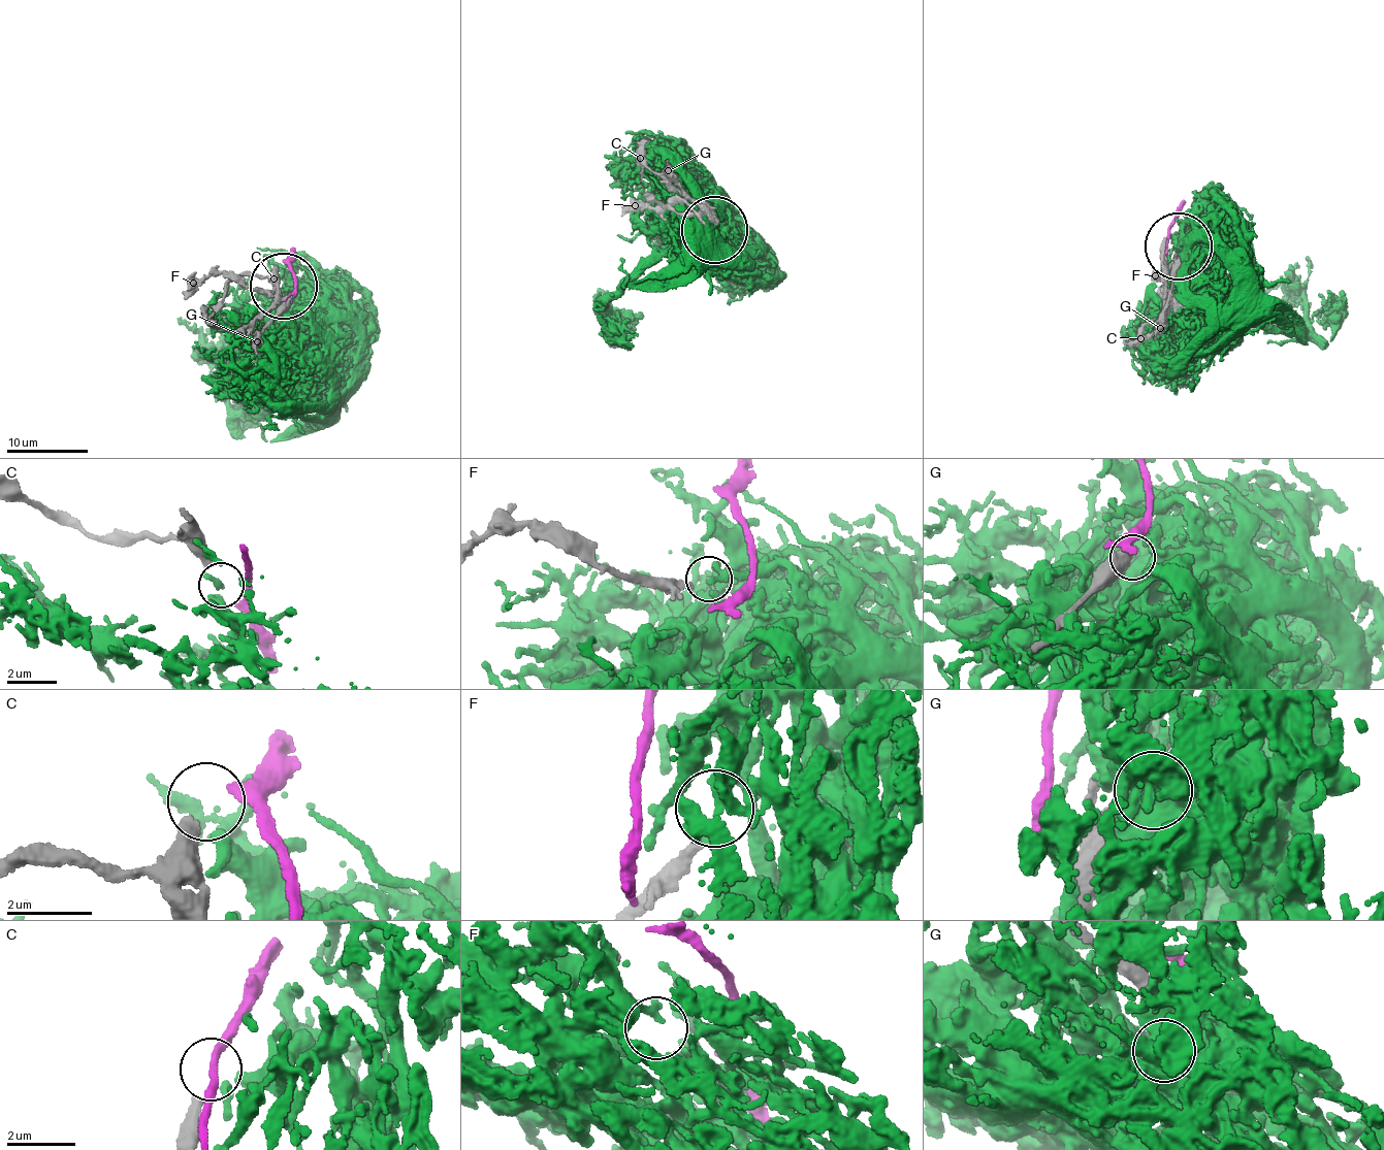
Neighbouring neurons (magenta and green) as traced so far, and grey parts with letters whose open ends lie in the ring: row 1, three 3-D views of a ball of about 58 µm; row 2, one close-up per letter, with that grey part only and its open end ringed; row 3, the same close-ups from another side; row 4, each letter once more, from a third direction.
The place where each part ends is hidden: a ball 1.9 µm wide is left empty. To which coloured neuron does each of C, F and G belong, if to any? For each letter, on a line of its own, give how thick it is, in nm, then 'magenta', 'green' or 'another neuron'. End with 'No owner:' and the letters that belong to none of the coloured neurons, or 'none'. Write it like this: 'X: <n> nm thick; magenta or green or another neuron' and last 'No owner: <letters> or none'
C: 380 nm thick; another neuron
F: 240 nm thick; another neuron
G: 320 nm thick; another neuron
No owner: C, F, G

